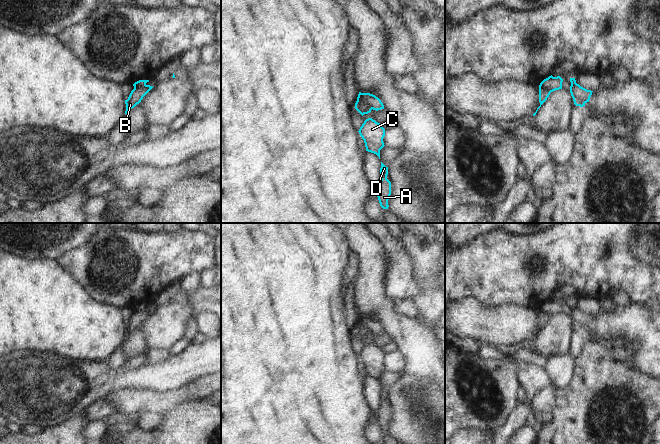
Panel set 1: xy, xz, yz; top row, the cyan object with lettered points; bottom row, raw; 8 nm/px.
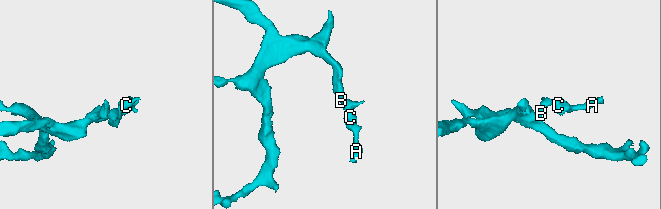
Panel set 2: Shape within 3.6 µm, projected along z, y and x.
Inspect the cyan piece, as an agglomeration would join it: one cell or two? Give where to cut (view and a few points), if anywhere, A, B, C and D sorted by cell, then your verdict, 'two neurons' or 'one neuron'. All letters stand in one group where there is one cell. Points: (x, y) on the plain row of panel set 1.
cut in xz along (357, 323), (362, 323), (371, 333); A C D / B; two neurons

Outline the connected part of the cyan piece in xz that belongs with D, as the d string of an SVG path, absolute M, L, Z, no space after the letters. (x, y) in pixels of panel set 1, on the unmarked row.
M381 386L381 392L380 392L380 406L377 410L377 421L380 427L380 430L383 433L388 433L388 424L391 419L391 406L387 403L388 399L388 391L386 391Z

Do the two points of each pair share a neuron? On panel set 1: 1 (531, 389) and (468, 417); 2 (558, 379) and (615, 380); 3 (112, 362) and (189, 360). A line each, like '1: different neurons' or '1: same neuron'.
1: different neurons
2: different neurons
3: different neurons

